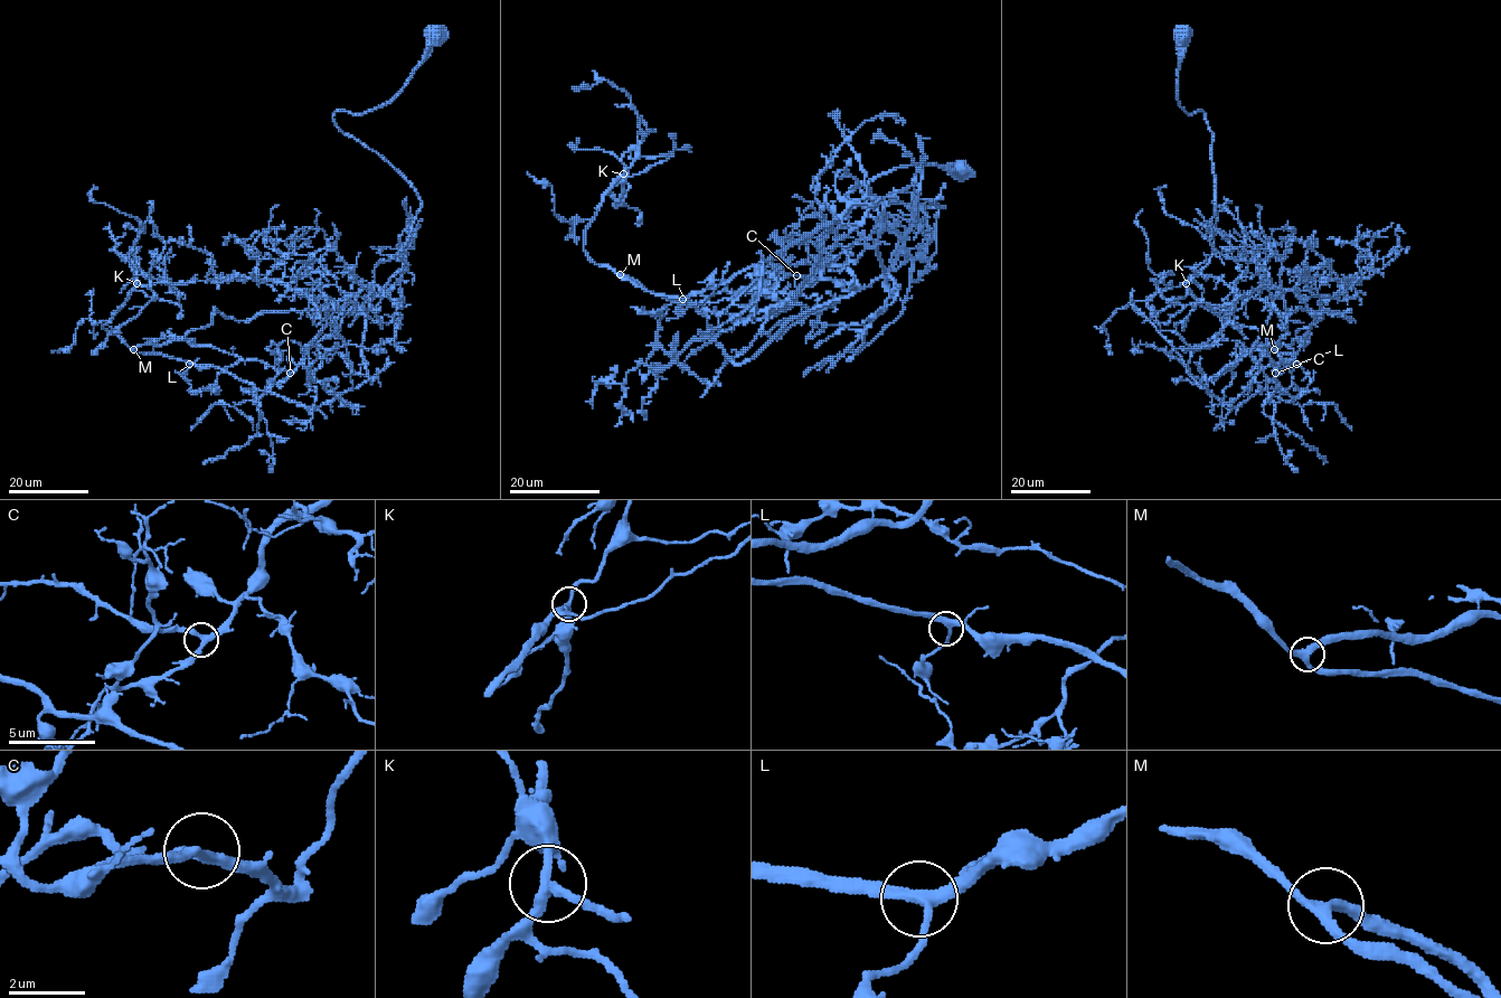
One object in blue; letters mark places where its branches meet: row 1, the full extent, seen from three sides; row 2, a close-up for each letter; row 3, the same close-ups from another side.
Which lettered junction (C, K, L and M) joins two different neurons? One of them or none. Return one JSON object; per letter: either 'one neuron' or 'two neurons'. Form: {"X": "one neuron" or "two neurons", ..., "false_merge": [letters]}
{"C": "one neuron", "K": "one neuron", "L": "one neuron", "M": "one neuron", "false_merge": []}

